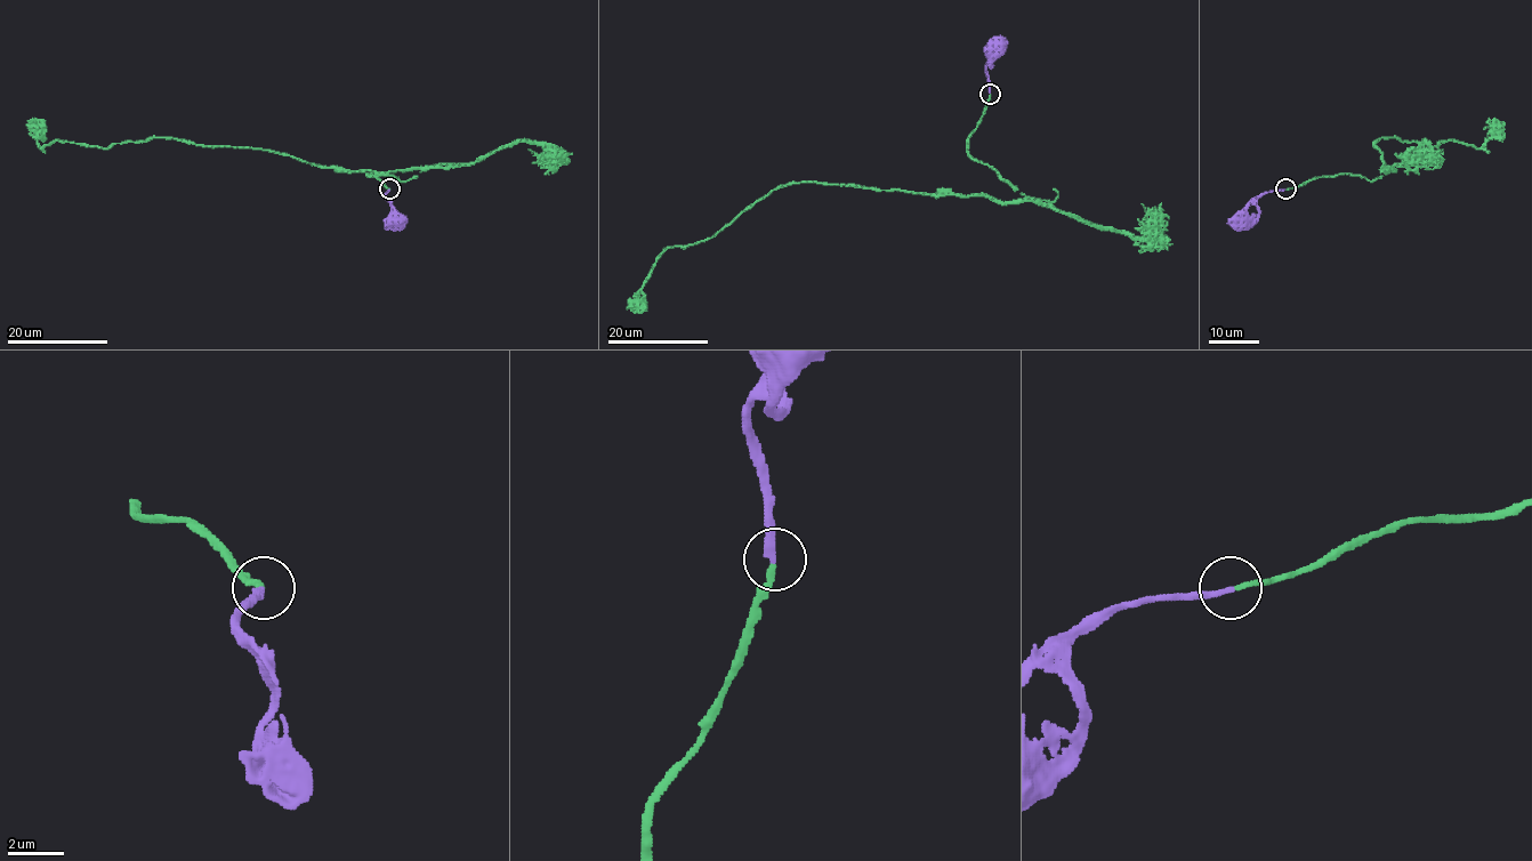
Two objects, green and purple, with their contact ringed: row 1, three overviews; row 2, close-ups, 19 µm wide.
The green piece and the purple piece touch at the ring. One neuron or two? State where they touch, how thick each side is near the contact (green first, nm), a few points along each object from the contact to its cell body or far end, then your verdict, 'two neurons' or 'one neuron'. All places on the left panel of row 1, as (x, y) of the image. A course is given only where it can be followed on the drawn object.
at (389, 188); 190 nm thick on the green side, 260 nm on the other; green runs (389, 190), (367, 172), (409, 180), (425, 169), (336, 170), (170, 138), (41, 147), (27, 120); purple runs (389, 190), (386, 198), (392, 204), (396, 222); one neuron

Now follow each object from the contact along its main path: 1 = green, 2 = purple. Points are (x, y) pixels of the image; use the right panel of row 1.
1: (1285, 190), (1319, 177), (1372, 180), (1394, 170), (1373, 145), (1381, 138), (1480, 147), (1497, 120)
2: (1285, 190), (1259, 194), (1249, 204), (1242, 222)

